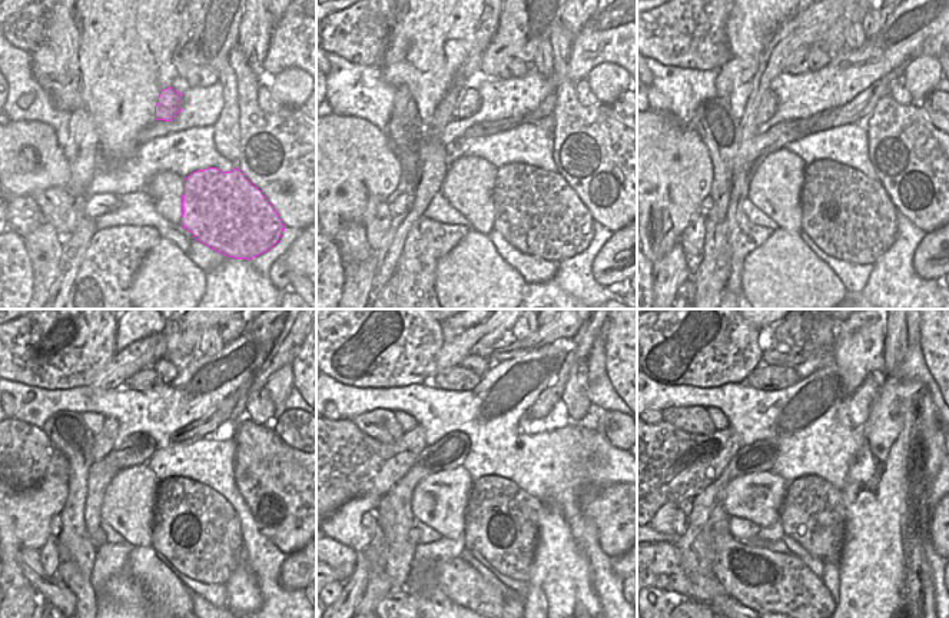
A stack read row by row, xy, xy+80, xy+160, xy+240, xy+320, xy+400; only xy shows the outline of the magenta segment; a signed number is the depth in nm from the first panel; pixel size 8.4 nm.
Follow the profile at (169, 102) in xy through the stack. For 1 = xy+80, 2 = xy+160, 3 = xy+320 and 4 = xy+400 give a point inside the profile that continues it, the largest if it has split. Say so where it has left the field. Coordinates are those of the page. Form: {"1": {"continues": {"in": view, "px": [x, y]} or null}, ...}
{"1": {"continues": {"in": "xy+80", "px": [460, 105]}}, "2": {"continues": {"in": "xy+160", "px": [766, 102]}}, "3": {"continues": {"in": "xy+320", "px": [345, 464]}}, "4": {"continues": {"in": "xy+400", "px": [666, 464]}}}

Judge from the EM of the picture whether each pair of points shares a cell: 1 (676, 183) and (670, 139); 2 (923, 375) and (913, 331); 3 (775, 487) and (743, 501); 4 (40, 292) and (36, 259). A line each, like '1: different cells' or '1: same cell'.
1: same cell
2: same cell
3: same cell
4: same cell

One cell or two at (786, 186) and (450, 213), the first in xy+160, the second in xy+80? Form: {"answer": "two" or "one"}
{"answer": "two"}

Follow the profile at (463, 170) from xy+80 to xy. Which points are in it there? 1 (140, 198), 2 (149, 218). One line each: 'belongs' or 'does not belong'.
1: does not belong
2: does not belong

